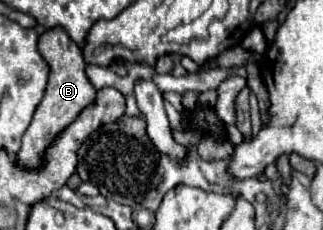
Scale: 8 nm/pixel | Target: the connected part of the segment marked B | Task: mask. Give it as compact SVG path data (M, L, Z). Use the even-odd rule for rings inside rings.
M54 28L54 30L48 30L46 34L42 34L38 40L38 50L50 66L50 78L48 78L44 98L36 108L34 120L22 138L22 148L16 154L16 162L20 166L28 166L28 168L40 166L42 156L44 156L46 148L52 144L52 140L96 98L96 88L90 84L90 80L84 72L86 62L82 58L82 50L76 42L70 40L70 36L62 28Z

